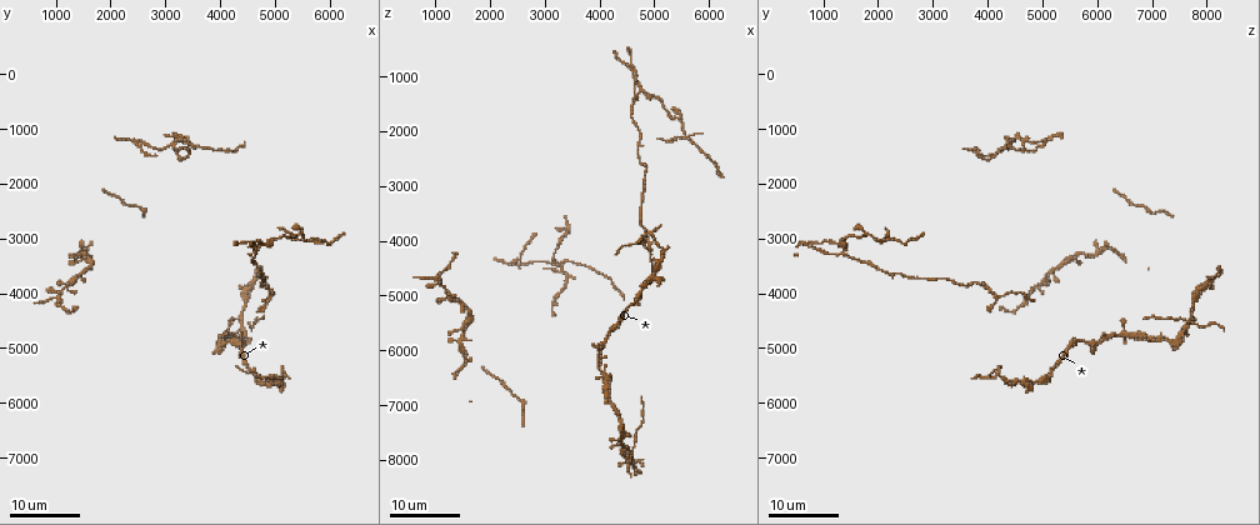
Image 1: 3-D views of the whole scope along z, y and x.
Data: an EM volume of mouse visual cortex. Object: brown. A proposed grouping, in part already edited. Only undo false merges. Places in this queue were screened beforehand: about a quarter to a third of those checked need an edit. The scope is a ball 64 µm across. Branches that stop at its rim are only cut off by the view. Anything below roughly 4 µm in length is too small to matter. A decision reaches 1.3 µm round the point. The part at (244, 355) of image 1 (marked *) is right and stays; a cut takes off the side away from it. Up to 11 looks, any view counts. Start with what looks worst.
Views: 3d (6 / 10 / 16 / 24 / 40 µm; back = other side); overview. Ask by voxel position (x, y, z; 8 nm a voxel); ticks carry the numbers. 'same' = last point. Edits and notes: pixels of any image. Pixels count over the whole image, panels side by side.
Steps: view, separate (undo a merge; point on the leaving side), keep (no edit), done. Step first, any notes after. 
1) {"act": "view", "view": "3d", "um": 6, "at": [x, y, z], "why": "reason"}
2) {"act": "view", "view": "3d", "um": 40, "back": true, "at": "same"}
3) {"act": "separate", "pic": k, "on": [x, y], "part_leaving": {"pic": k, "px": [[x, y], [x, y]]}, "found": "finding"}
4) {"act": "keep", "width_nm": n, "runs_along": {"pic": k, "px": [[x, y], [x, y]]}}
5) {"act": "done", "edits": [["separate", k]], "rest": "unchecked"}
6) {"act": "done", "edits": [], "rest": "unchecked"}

{"act": "view", "view": "3d", "um": 16, "at": [4400, 4500, 7650], "why": "looks like a crossing"}

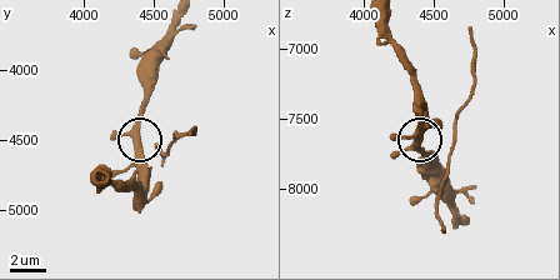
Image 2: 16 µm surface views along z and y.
{"act": "view", "view": "3d", "um": 10, "at": [4380, 4540, 7700], "why": "closer look"}

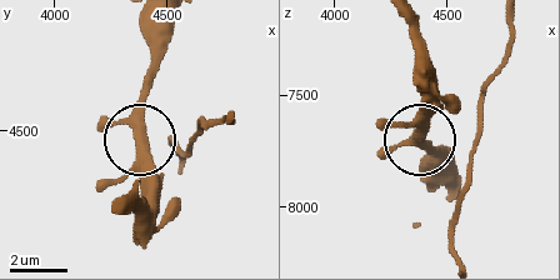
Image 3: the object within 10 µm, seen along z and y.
{"act": "keep", "side_arm_um": 10, "found": "all the same neuron"}

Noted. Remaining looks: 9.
{"act": "view", "view": "3d", "um": 24, "at": [4900, 4100, 4150], "why": "a fork"}

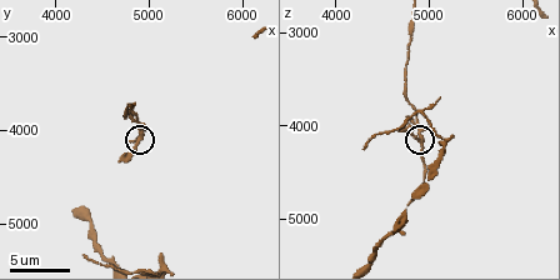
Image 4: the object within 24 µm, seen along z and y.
{"act": "view", "view": "3d", "um": 6, "at": [4900, 4100, 4200]}

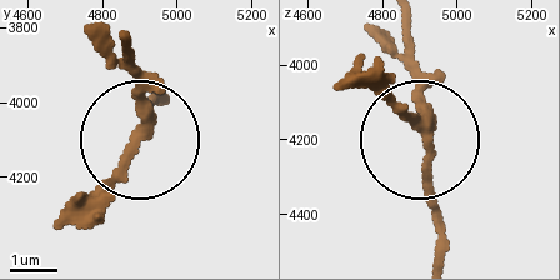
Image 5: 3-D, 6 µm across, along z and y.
{"act": "keep", "arms": 3, "found": "all the same neuron"}

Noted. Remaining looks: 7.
{"act": "view", "view": "3d", "um": 24, "at": [1650, 3450, 5350]}

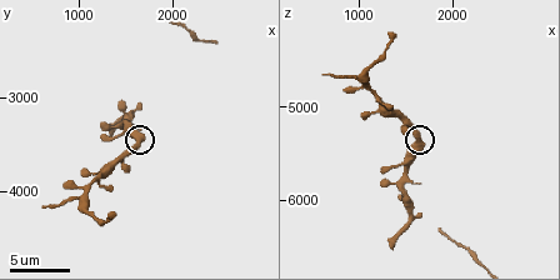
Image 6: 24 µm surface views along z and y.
{"act": "view", "view": "3d", "um": 6, "at": [1600, 3450, 5400]}

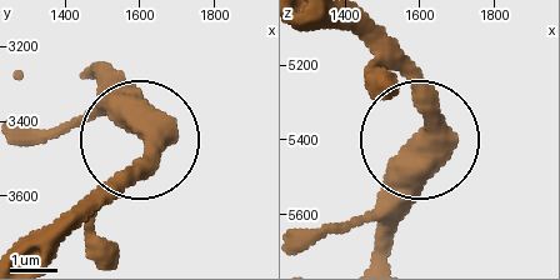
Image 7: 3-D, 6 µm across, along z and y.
{"act": "keep", "found": "continuous, no second neuron"}

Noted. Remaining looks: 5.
{"act": "view", "view": "3d", "um": 16, "at": [4700, 3600, 2350], "why": "thin neck"}

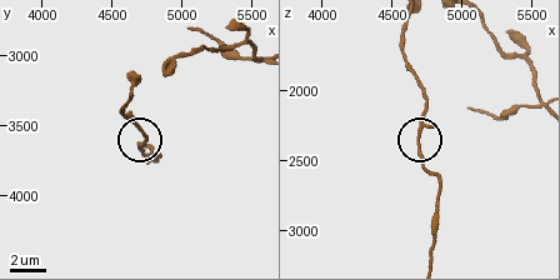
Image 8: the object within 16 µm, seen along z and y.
{"act": "view", "view": "3d", "um": 10, "at": "same", "why": "zoom in"}

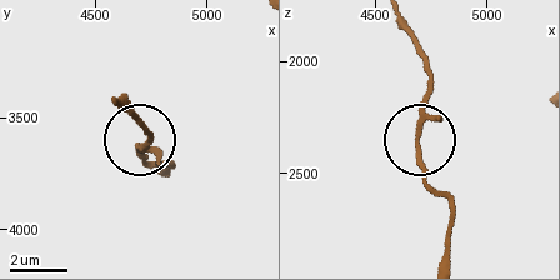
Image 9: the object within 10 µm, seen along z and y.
{"act": "keep", "runs_along": {"pic": 9, "px": [[443, 255], [450, 213], [428, 184], [419, 148], [426, 56]]}, "found": "all the same neuron"}

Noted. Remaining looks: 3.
{"act": "view", "view": "3d", "um": 6, "at": [1150, 4250, 4550], "why": "thick turns thin"}

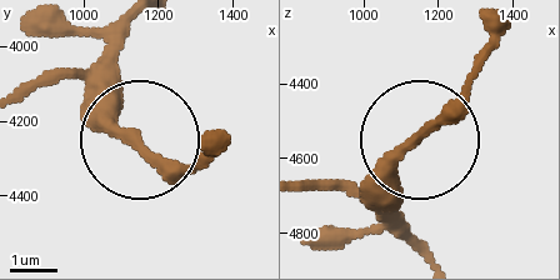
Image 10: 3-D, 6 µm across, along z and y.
{"act": "keep", "width_nm": 240, "found": "one neuron here"}

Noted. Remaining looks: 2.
{"act": "done", "edits": [], "rest": "unchecked"}

